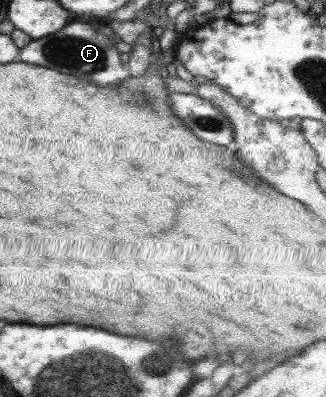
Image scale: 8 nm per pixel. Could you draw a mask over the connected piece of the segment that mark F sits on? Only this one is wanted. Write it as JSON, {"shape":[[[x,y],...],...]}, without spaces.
{"shape":[[[72,21],[54,34],[39,39],[31,39],[21,49],[17,60],[52,68],[76,78],[90,80],[98,86],[118,84],[131,77],[126,57],[116,49],[115,42],[107,35],[100,33],[97,26],[90,24],[90,22]]]}

